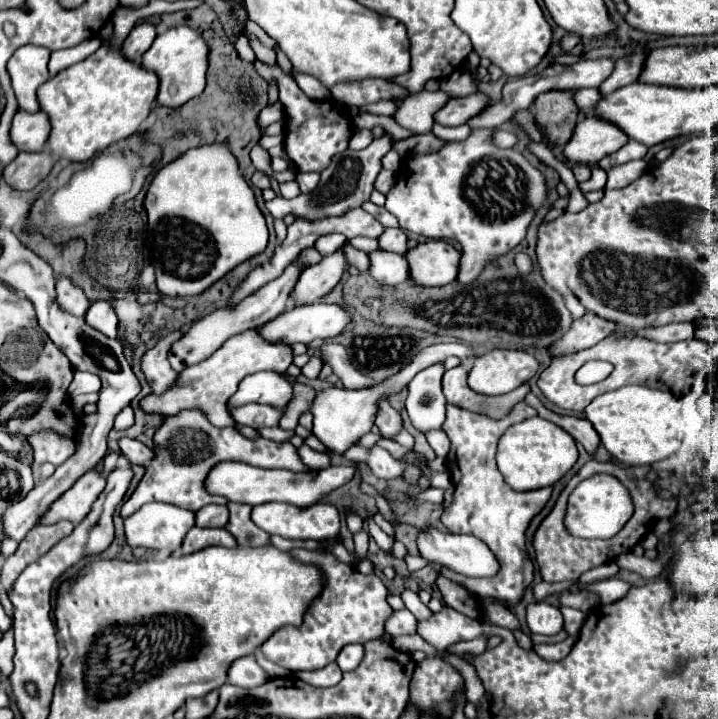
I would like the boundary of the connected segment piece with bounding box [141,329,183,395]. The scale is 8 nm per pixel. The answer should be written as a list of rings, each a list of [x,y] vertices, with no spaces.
[[[177,329],[177,331],[169,333],[167,337],[159,339],[157,345],[143,355],[141,369],[143,369],[143,373],[147,377],[147,383],[151,385],[151,391],[155,395],[161,395],[163,391],[169,391],[171,385],[179,377],[177,373],[173,373],[173,369],[171,369],[171,365],[167,361],[167,353],[169,353],[173,341],[177,341],[177,337],[183,337],[181,329]]]

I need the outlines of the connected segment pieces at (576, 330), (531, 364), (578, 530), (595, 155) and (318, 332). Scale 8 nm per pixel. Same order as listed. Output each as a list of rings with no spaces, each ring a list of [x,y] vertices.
[[[585,313],[581,319],[573,321],[571,329],[557,343],[553,343],[549,351],[553,357],[561,357],[561,355],[569,355],[569,353],[593,347],[609,333],[613,333],[617,327],[619,327],[617,323],[605,321],[595,313]]]
[[[489,351],[475,359],[469,371],[469,387],[481,395],[505,395],[527,383],[539,369],[529,351]]]
[[[593,475],[577,485],[569,497],[565,527],[571,535],[583,539],[611,539],[633,515],[633,503],[627,489],[613,475]]]
[[[587,115],[577,123],[571,141],[563,147],[563,153],[571,163],[595,165],[599,159],[621,149],[627,141],[627,133],[611,121]]]
[[[311,303],[311,305],[301,305],[291,311],[285,311],[277,315],[273,321],[261,327],[261,335],[271,341],[271,343],[313,343],[313,341],[323,341],[341,335],[345,329],[353,325],[351,313],[343,305],[329,305],[329,303]]]

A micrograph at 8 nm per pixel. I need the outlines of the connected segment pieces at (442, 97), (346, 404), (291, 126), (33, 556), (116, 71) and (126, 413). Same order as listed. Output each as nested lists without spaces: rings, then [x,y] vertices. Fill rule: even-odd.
[[[423,91],[417,95],[411,95],[403,101],[399,111],[395,113],[395,119],[401,127],[413,131],[413,133],[431,133],[431,127],[435,123],[435,111],[445,107],[445,103],[451,99],[445,91]]]
[[[455,341],[455,343],[439,343],[439,345],[431,345],[427,349],[423,349],[421,353],[415,355],[415,359],[411,361],[411,365],[407,365],[405,369],[401,369],[397,375],[389,377],[387,381],[381,381],[377,383],[375,387],[371,389],[359,389],[359,391],[349,391],[349,389],[337,389],[337,387],[327,387],[325,391],[317,393],[315,401],[313,401],[313,407],[311,407],[311,413],[313,413],[313,435],[327,447],[329,453],[335,453],[335,455],[343,455],[349,447],[357,445],[357,441],[371,431],[373,427],[373,421],[375,421],[375,415],[377,415],[377,399],[381,395],[389,397],[397,391],[401,391],[403,387],[409,385],[409,381],[425,367],[433,365],[433,363],[441,363],[445,361],[451,353],[459,353],[459,351],[467,351],[467,359],[471,357],[477,357],[477,351],[467,345],[467,343],[461,343],[461,341]]]
[[[255,59],[255,67],[267,81],[277,79],[277,83],[279,83],[279,101],[283,103],[283,109],[285,109],[283,147],[285,147],[287,157],[293,161],[293,165],[299,173],[305,173],[305,171],[321,173],[329,165],[329,161],[335,153],[341,153],[347,149],[349,139],[353,135],[353,117],[351,117],[347,105],[337,105],[337,101],[329,101],[329,99],[315,101],[315,99],[307,97],[297,87],[293,77],[279,67],[279,63],[267,65],[267,63]]]
[[[59,521],[53,525],[39,525],[35,527],[21,543],[19,549],[7,557],[1,573],[1,583],[5,589],[11,589],[15,579],[21,575],[21,571],[35,563],[41,555],[45,555],[55,543],[59,543],[63,537],[67,537],[73,531],[73,523],[69,521]]]
[[[107,23],[101,29],[99,37],[101,37],[103,45],[93,55],[89,55],[85,61],[65,69],[65,71],[57,73],[53,79],[49,79],[39,89],[41,109],[47,111],[51,125],[53,125],[47,147],[57,157],[67,157],[71,161],[87,161],[93,155],[97,155],[99,151],[103,151],[105,147],[109,147],[111,143],[129,137],[147,119],[147,115],[151,111],[151,103],[157,97],[159,77],[153,71],[143,69],[139,63],[123,57],[121,47],[111,47],[111,37],[113,37],[113,25],[111,23]]]
[[[125,405],[125,409],[115,417],[115,429],[129,429],[133,425],[133,409]]]

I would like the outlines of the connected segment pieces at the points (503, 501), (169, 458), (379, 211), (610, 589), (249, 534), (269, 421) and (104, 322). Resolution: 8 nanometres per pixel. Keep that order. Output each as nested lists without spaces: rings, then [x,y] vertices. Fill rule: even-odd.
[[[525,401],[517,403],[499,421],[493,421],[491,417],[473,413],[469,409],[459,409],[457,405],[447,405],[447,419],[443,425],[443,431],[451,439],[451,451],[445,459],[445,465],[451,475],[455,493],[453,493],[453,503],[441,515],[441,523],[449,527],[451,533],[467,533],[481,539],[485,545],[489,545],[489,549],[497,553],[497,561],[501,561],[501,569],[493,577],[473,579],[443,566],[441,575],[445,575],[447,579],[459,585],[465,585],[471,593],[479,597],[493,597],[495,601],[501,601],[509,609],[521,601],[521,597],[525,595],[527,587],[533,581],[533,563],[529,561],[529,555],[527,555],[525,531],[531,519],[543,511],[553,489],[545,487],[545,489],[527,491],[527,493],[517,493],[509,489],[509,485],[505,485],[503,475],[499,473],[495,465],[495,451],[497,451],[499,437],[511,425],[525,421],[527,417],[535,417],[535,415],[537,411],[529,407]]]
[[[181,411],[173,417],[165,417],[163,425],[155,433],[155,457],[145,469],[141,483],[129,501],[121,507],[121,517],[133,515],[141,505],[161,501],[189,511],[199,511],[209,503],[227,505],[225,497],[209,495],[205,489],[205,477],[219,461],[243,461],[247,465],[263,465],[269,469],[309,471],[291,443],[273,443],[261,437],[247,439],[237,429],[217,429],[199,411]]]
[[[367,203],[363,209],[367,209],[369,213],[373,213],[385,227],[399,227],[399,225],[397,225],[397,219],[395,219],[385,207],[377,207],[377,205],[373,205],[373,203]]]
[[[603,579],[603,581],[597,581],[593,583],[591,587],[587,587],[589,591],[595,591],[601,595],[603,603],[613,603],[613,601],[619,601],[621,597],[625,597],[625,593],[629,591],[629,583],[627,581],[621,581],[621,579]]]
[[[229,503],[229,523],[225,529],[237,539],[239,545],[269,545],[269,535],[253,525],[251,507],[243,503]]]
[[[249,403],[249,405],[241,405],[241,407],[229,407],[227,405],[227,411],[235,419],[235,423],[249,425],[253,429],[261,429],[261,427],[277,425],[281,415],[285,413],[285,407],[277,409],[277,407],[271,407],[271,405]]]
[[[95,301],[87,313],[85,313],[85,319],[91,327],[99,329],[101,333],[105,333],[107,337],[117,337],[117,315],[115,315],[115,309],[111,307],[109,301]]]

